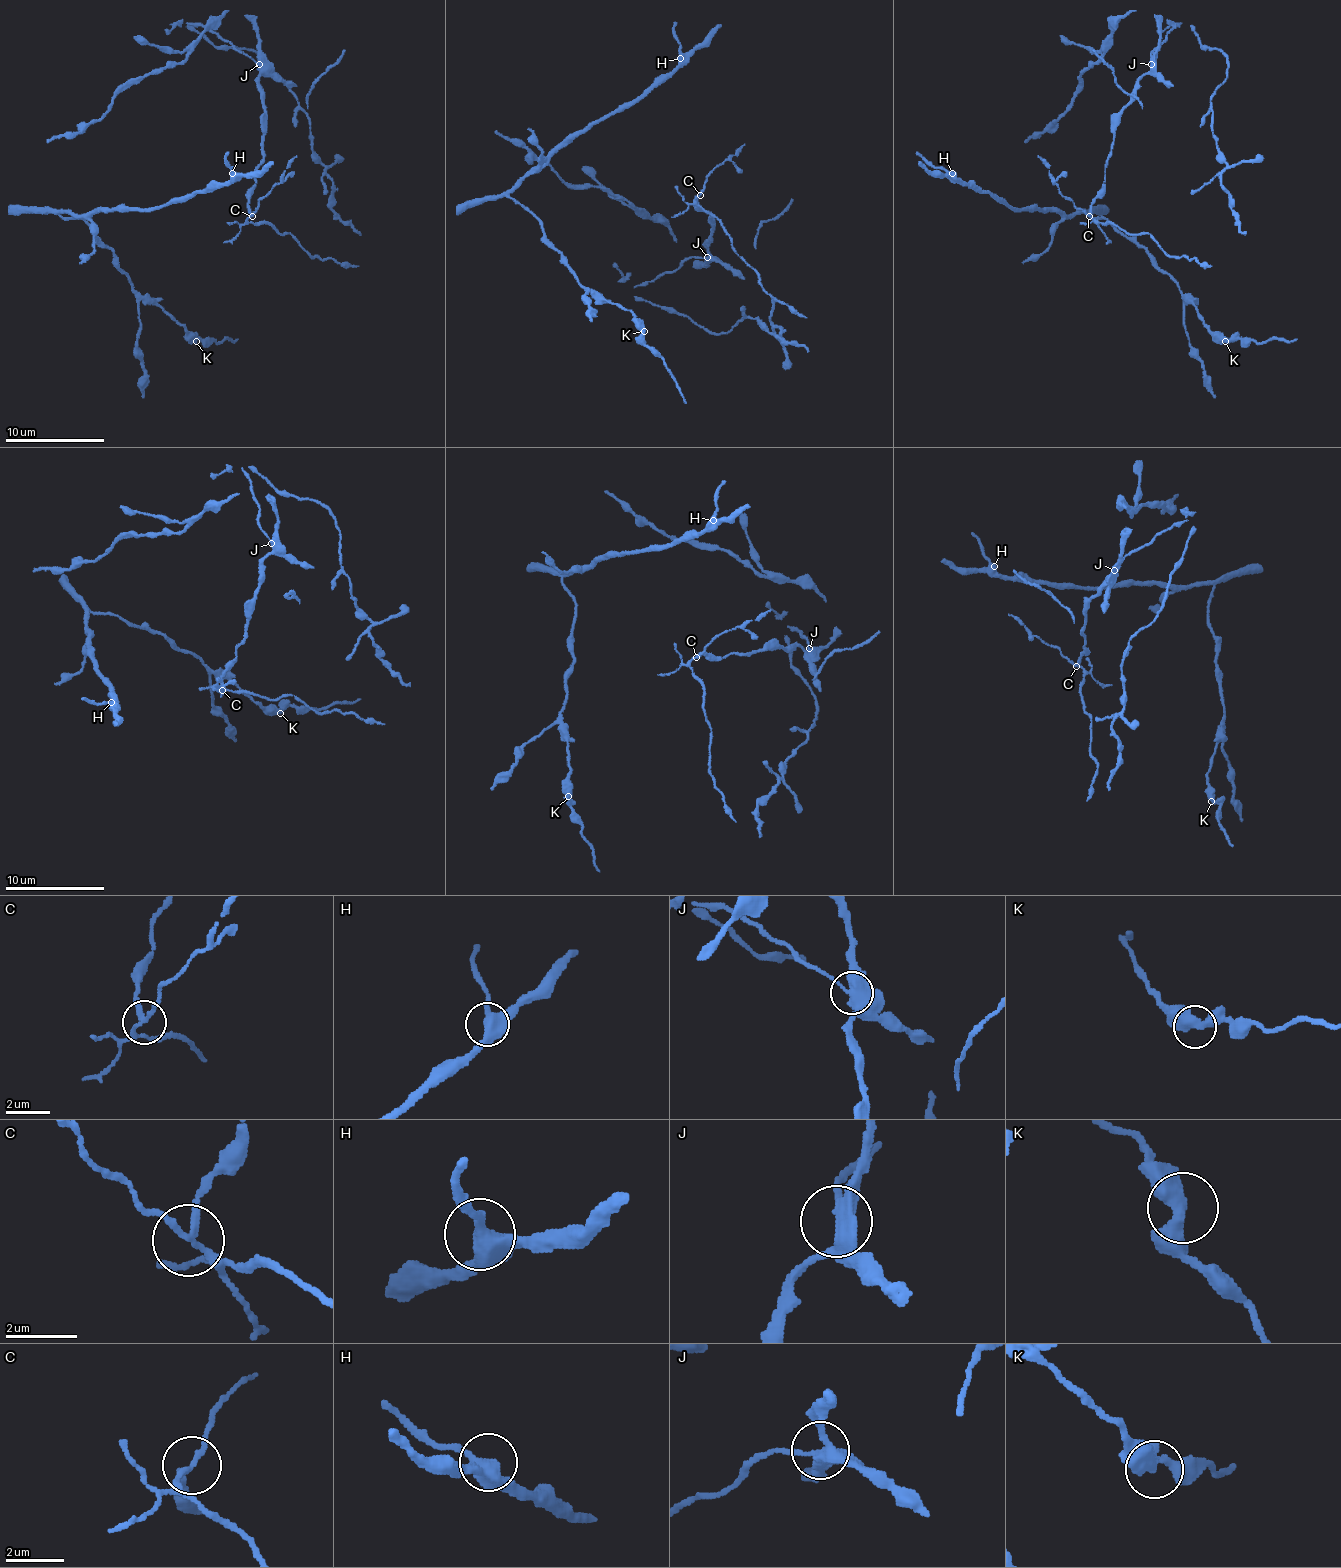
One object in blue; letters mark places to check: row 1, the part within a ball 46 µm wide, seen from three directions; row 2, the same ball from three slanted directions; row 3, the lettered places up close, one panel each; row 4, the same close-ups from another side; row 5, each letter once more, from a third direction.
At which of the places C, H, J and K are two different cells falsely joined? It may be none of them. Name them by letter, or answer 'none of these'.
C, J

